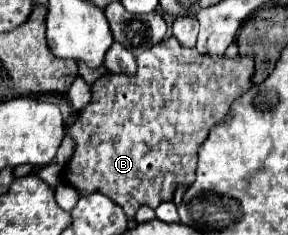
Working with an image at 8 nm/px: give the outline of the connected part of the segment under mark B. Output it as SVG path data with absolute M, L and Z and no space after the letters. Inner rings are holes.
M174 37L140 51L136 63L138 71L134 75L110 73L92 85L92 101L80 111L76 123L68 127L76 149L64 171L64 181L76 187L80 195L94 191L104 193L112 197L128 217L134 217L136 209L142 205L156 209L162 201L172 201L180 183L192 185L200 145L210 129L226 117L232 101L252 87L250 79L254 73L252 57L208 57L196 53L196 49L182 47Z

